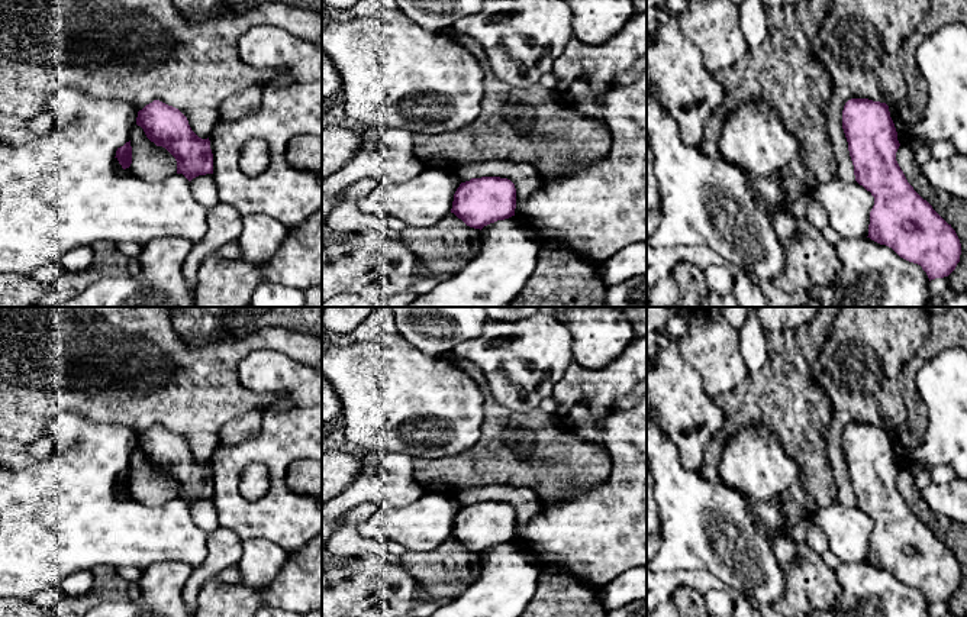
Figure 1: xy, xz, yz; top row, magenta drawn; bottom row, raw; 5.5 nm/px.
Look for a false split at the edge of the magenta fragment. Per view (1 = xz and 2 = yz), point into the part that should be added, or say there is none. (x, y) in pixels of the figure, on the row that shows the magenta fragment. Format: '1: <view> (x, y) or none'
1: none
2: none

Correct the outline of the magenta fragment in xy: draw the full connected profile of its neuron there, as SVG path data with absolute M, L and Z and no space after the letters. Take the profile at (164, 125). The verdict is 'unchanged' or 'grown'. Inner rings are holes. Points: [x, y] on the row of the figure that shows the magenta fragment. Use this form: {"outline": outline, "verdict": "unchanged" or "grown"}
{"outline": "M154 100L138 112L136 125L151 142L165 148L175 158L177 174L183 174L188 181L213 174L209 138L199 138L178 109Z", "verdict": "unchanged"}

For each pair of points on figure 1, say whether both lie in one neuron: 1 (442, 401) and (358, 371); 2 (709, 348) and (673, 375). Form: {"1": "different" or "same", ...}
{"1": "same", "2": "different"}

